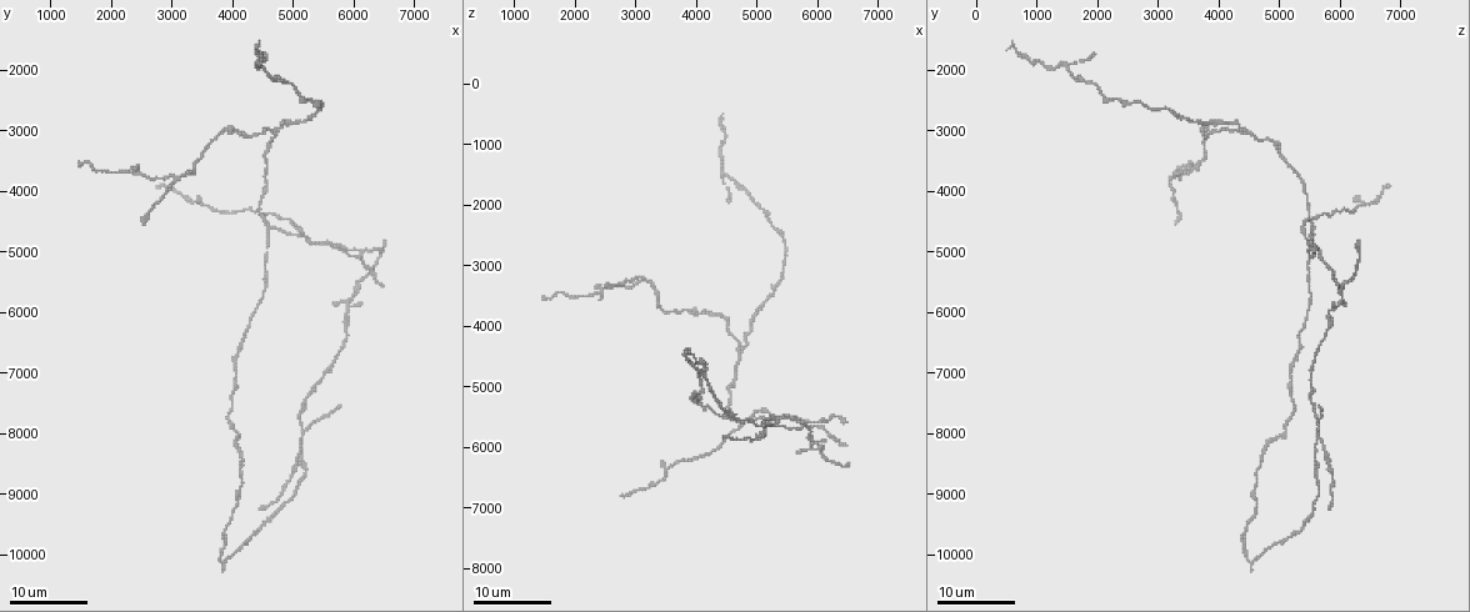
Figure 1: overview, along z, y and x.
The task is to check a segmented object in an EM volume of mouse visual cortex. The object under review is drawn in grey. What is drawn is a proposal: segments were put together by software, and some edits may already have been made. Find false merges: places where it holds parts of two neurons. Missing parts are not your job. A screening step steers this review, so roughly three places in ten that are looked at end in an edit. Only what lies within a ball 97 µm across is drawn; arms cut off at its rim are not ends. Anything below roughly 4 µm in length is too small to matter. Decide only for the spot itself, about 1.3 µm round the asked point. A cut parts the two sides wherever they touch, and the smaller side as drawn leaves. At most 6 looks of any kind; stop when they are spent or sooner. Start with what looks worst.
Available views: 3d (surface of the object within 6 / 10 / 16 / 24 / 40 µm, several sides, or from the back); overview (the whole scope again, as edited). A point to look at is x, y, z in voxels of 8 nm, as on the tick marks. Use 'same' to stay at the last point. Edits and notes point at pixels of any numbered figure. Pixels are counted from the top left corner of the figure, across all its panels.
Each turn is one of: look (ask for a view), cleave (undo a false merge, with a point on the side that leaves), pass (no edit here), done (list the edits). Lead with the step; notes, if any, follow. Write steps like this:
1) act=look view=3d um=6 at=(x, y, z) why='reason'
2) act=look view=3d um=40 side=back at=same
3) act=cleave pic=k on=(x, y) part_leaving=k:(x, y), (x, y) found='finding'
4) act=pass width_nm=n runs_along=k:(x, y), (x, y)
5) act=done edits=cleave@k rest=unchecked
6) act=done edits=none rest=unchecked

act=look view=3d um=24 at=(4750, 3000, 4350) why='a fork'

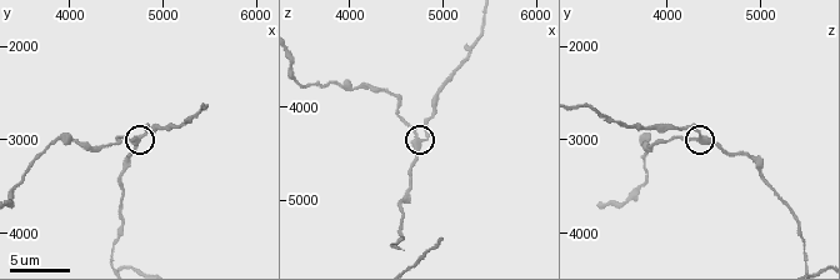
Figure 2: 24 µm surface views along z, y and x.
act=look view=3d um=10 at=(4750, 2950, 4350) why='zoom in'

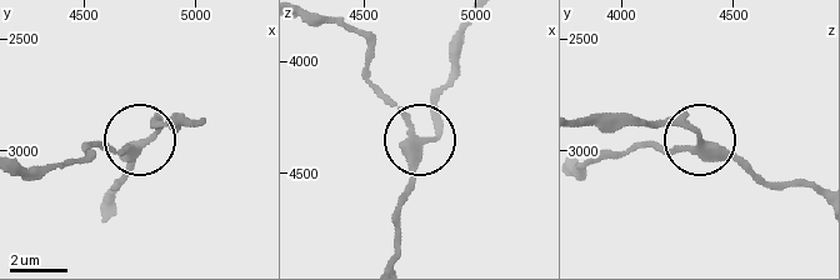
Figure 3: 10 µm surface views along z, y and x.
act=pass side_arm_um=37 arms=3 found='all the same neuron'

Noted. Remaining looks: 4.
act=look view=3d um=16 at=(5150, 8000, 5650) why='looks like a crossing'

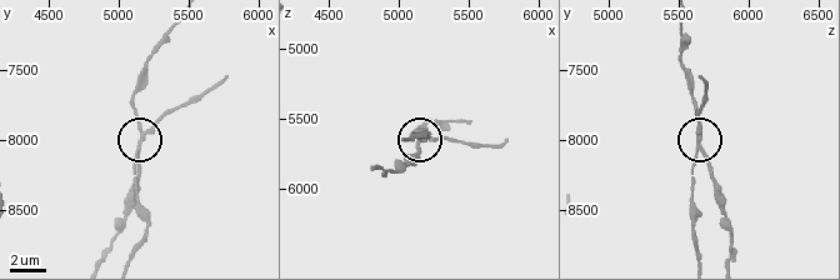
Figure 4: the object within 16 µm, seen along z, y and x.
act=look view=3d um=6 at=(5140, 8040, 5660)

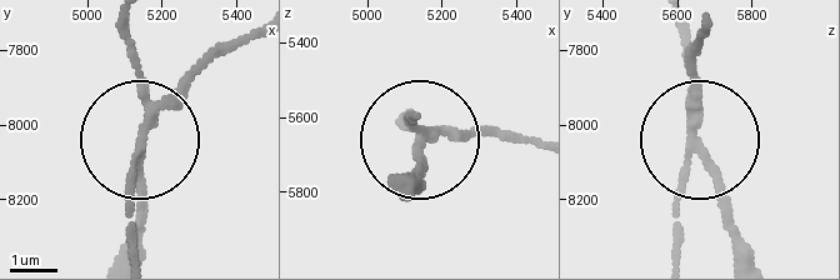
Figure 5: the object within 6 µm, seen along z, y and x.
act=cleave pic=5 on=(199, 66) arms=4 part_leaving=5:(696, 121), (733, 249) found='two neurons meet here'

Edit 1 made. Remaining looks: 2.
act=look view=3d um=16 at=(3100, 3750, 3150)

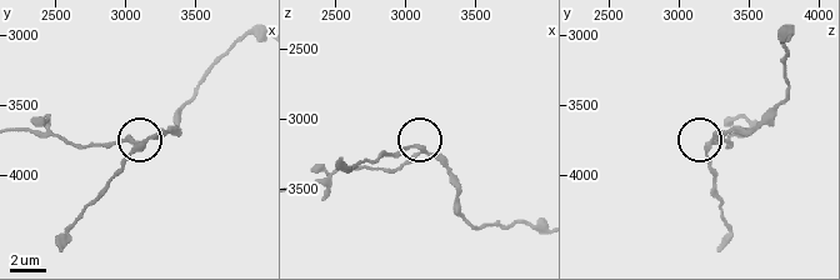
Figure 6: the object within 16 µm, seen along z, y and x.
act=look view=3d um=10 at=(3100, 3800, 3200)

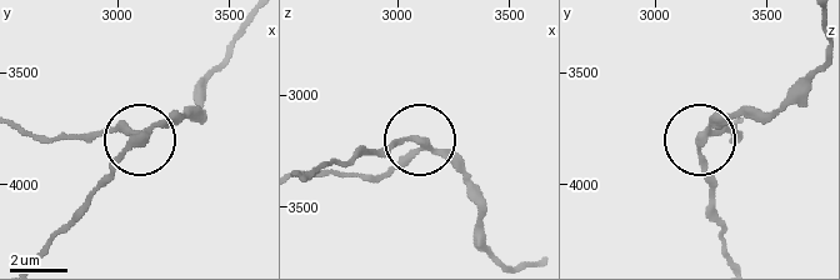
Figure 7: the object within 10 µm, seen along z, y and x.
act=pass runs_along=7:(819, 65), (769, 113), (704, 130), (696, 159), (711, 206) found='continuous, no second neuron'

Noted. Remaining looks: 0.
act=done edits=cleave@5 rest=unchecked

